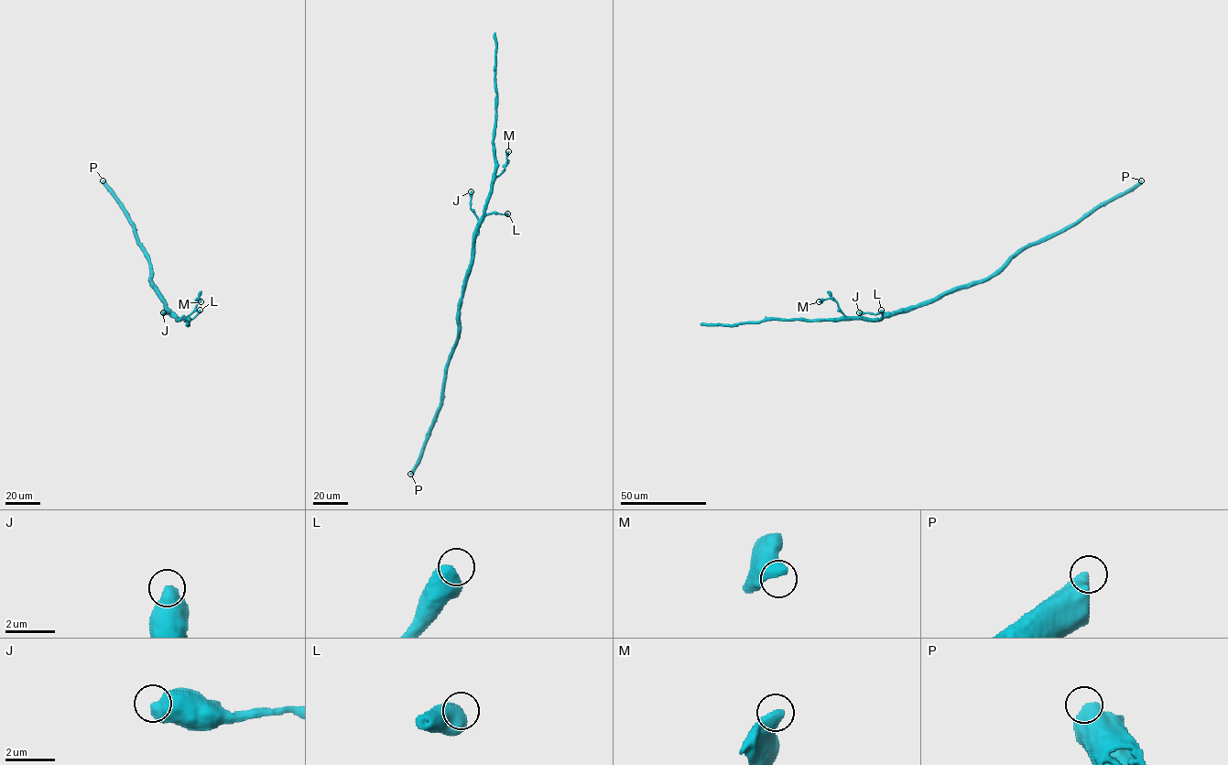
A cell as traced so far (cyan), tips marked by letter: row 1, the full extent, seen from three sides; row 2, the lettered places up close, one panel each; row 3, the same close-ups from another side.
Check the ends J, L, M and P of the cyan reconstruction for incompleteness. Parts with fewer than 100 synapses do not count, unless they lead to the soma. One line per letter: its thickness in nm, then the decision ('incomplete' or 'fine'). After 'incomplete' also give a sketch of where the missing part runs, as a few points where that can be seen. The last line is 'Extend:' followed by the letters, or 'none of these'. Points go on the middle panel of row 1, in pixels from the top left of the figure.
J: 600 nm | fine
L: 650 nm | fine
M: 600 nm | fine
P: 600 nm | fine
Extend: none of these

